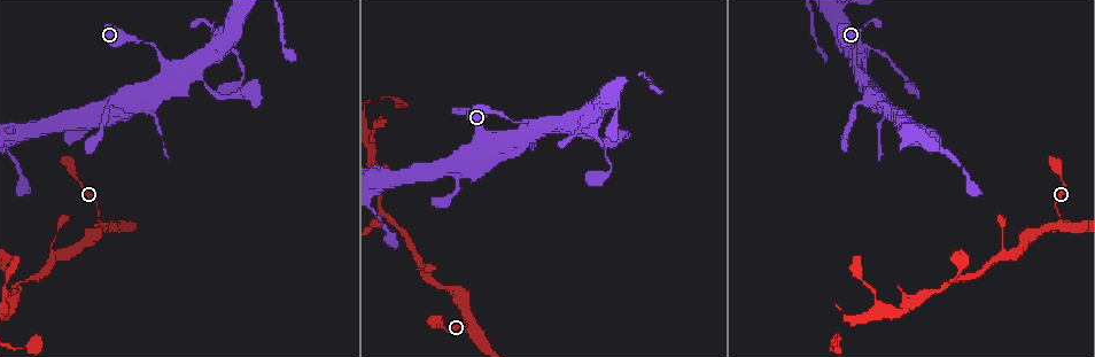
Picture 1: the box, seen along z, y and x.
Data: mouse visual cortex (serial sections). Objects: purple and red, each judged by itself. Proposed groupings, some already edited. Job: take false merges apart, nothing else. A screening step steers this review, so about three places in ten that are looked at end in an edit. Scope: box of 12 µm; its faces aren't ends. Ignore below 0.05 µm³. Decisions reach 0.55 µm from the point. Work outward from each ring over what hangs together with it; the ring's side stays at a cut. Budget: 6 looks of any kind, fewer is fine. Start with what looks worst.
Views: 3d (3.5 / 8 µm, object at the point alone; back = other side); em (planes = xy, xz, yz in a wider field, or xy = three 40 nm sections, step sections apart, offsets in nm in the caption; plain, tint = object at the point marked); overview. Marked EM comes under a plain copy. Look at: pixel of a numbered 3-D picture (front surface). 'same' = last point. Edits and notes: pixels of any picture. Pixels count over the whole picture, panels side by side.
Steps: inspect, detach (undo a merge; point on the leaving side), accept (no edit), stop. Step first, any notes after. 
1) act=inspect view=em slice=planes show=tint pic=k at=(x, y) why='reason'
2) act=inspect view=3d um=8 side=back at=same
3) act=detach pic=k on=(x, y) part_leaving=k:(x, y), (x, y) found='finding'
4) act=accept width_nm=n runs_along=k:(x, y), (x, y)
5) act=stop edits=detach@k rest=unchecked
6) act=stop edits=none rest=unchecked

act=inspect view=3d um=3.5 pic=1 at=(468, 324) why='three-way junction'

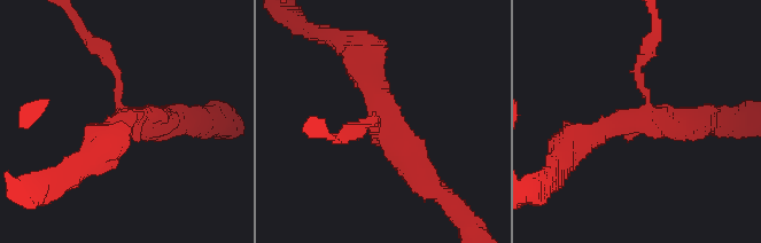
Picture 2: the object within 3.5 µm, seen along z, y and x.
act=inspect view=em slice=xy step=2 show=tint pic=2 at=(379, 125) why='now the EM'

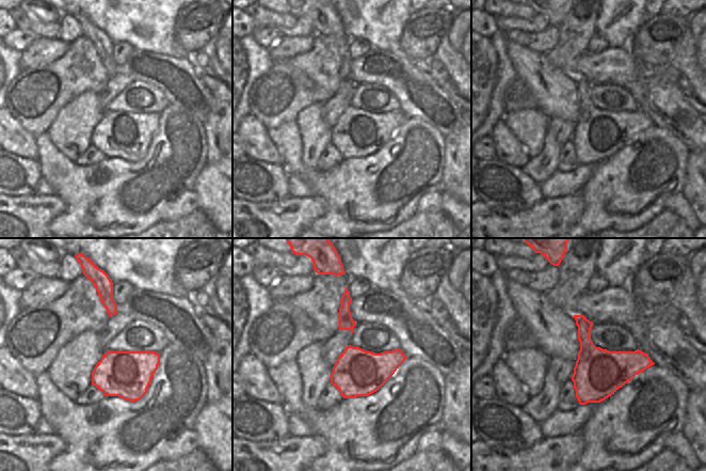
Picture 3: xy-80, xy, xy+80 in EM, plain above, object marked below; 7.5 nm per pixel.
act=accept arm_widths_nm=150,350,400 runs_along=2:(649, 48), (637, 67), (646, 112), (581, 140) found='continuous, no second cell'

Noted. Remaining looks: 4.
act=inspect view=em slice=xy step=3 show=tint pic=1 at=(383, 210) why='arms part here'

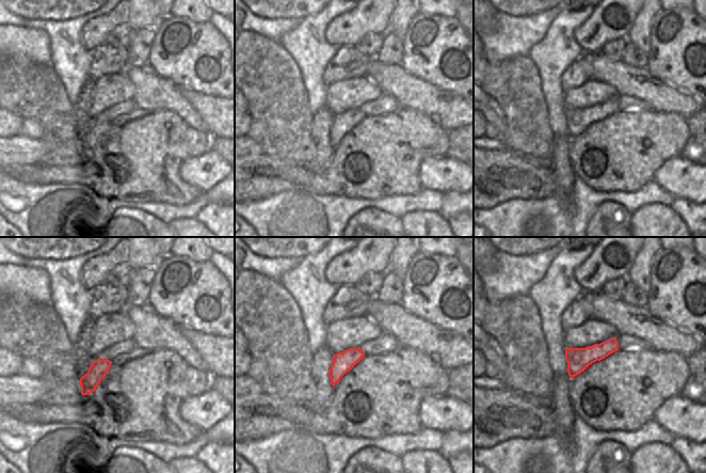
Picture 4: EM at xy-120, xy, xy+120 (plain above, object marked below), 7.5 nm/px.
act=inspect view=3d um=3.5 at=same why='wider look'

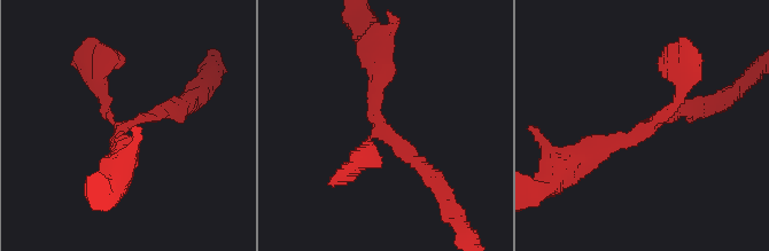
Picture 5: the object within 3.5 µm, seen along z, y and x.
act=accept found='all the same cell'

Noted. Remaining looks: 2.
act=inspect view=3d um=3.5 pic=1 at=(165, 65) why='thin arm on a thick one'

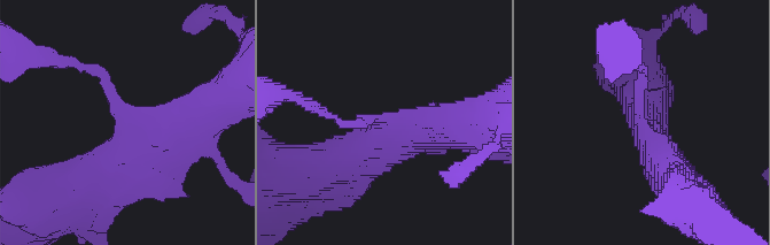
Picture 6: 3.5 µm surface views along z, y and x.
act=inspect view=em slice=xy step=5 show=tint pic=6 at=(128, 118) arms=4 arm_widths_nm=150,350,400,500

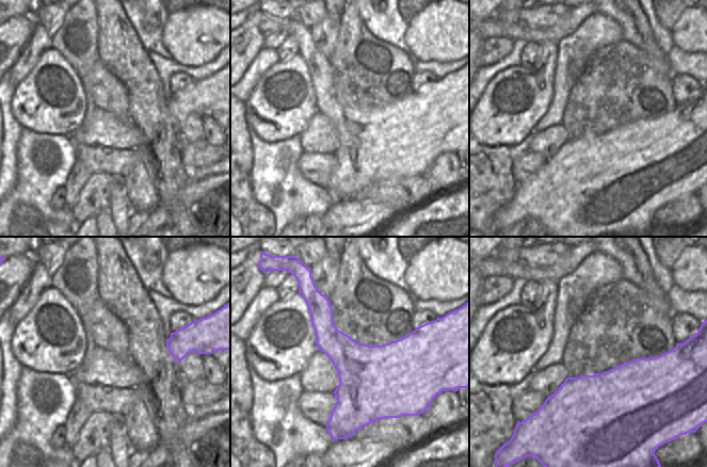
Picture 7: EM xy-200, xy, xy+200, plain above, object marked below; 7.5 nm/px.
act=accept runs_along=6:(638, 67), (640, 124), (679, 181) found='all the same cell'

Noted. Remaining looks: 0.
act=stop edits=none rest=unchecked

